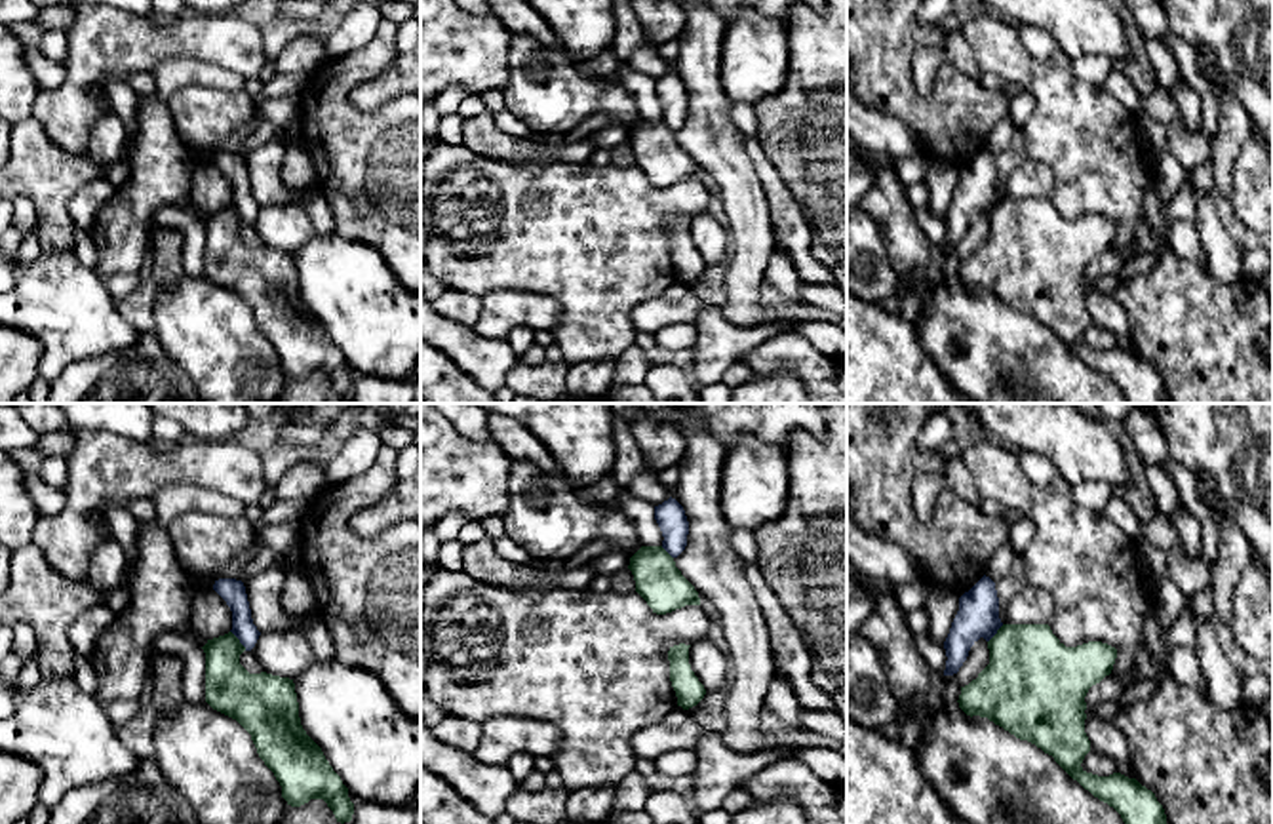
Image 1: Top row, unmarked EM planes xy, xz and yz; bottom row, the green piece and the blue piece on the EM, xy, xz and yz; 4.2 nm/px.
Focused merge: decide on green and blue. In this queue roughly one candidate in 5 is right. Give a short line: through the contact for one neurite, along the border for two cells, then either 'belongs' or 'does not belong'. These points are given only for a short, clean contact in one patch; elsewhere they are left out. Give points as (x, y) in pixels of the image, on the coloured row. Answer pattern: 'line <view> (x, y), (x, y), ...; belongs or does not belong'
line xy (231, 630), (246, 649); does not belong

